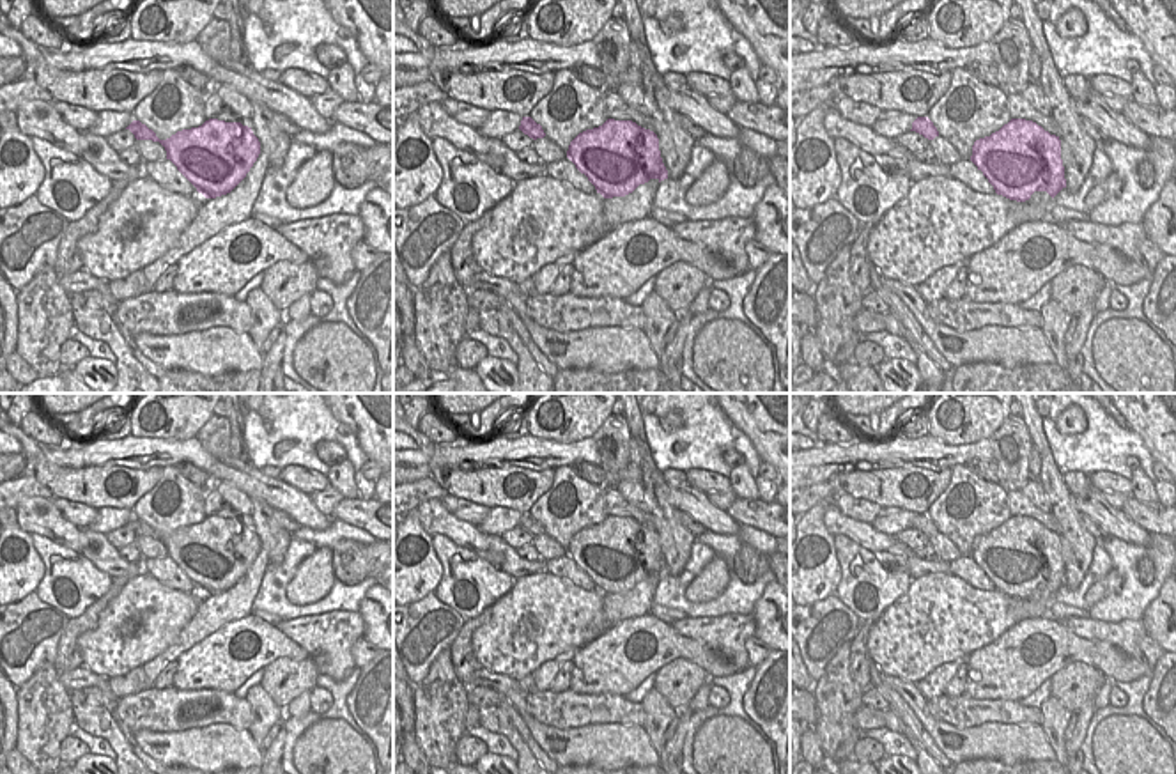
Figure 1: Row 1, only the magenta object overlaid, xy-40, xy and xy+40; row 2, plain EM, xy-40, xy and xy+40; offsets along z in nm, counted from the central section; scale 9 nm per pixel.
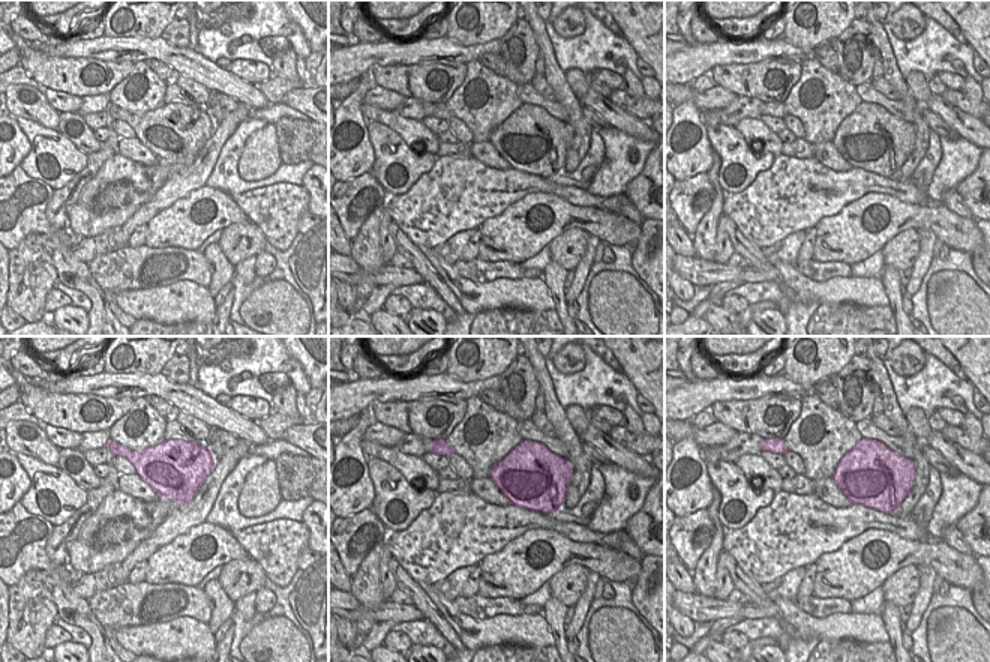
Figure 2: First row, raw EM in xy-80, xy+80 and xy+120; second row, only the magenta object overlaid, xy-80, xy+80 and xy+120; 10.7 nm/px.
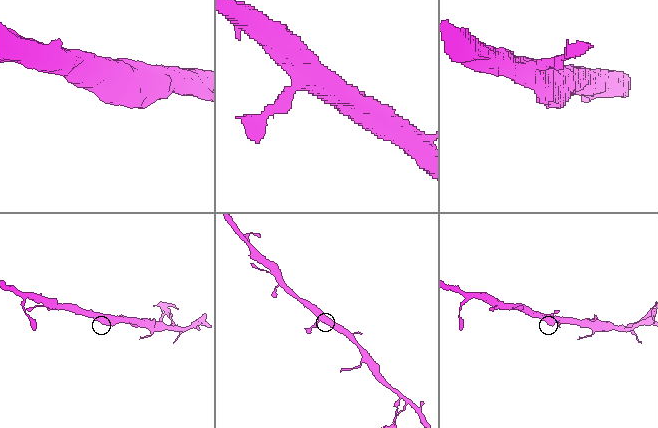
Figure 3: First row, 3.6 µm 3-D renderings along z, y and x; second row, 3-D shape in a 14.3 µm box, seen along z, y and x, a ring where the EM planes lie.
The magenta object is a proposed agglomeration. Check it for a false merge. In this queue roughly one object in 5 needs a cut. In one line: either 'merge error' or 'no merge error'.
no merge error

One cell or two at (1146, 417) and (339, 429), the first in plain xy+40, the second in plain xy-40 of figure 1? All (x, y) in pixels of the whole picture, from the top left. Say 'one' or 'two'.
two

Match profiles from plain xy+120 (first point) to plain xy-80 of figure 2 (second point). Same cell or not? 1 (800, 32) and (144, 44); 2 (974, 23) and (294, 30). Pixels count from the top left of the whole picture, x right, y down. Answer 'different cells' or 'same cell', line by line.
1: different cells
2: different cells

